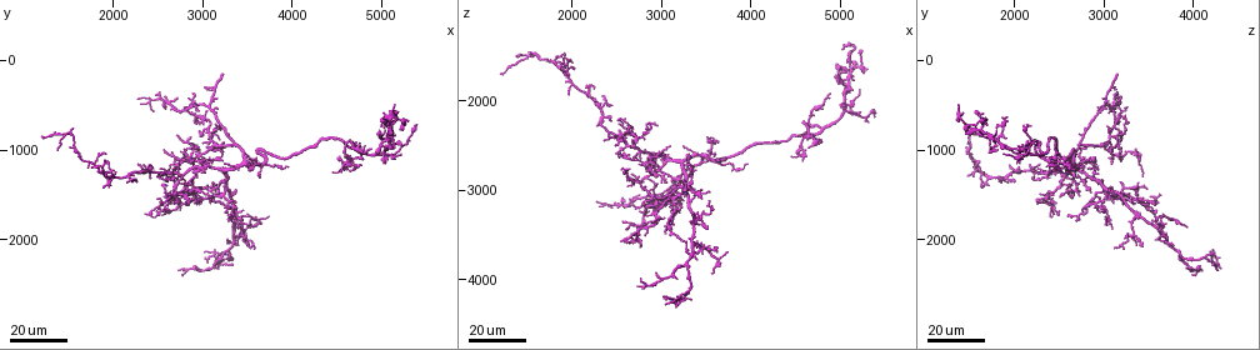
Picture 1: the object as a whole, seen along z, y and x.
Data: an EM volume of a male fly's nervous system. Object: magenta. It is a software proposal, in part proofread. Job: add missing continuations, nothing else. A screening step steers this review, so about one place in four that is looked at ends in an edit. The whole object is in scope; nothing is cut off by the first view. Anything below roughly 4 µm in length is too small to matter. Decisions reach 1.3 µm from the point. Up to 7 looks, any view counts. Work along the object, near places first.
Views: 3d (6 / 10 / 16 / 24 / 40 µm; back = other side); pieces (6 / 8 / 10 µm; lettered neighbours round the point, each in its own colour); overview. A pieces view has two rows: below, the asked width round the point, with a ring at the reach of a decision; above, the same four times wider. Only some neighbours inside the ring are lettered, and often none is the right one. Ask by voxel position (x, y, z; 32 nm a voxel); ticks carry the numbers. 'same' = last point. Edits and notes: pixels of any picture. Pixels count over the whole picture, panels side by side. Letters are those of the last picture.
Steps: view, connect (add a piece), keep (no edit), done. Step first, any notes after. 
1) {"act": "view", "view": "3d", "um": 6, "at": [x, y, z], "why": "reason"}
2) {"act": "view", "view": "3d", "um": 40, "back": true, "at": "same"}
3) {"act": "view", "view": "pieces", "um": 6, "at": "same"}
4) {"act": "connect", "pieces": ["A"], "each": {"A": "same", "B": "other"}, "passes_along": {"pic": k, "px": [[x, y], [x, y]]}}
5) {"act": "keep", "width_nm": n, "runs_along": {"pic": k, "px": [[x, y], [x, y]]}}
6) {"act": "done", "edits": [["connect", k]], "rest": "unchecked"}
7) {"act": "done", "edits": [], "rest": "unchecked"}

{"act": "view", "view": "3d", "um": 24, "at": [2950, 2350, 3950]}

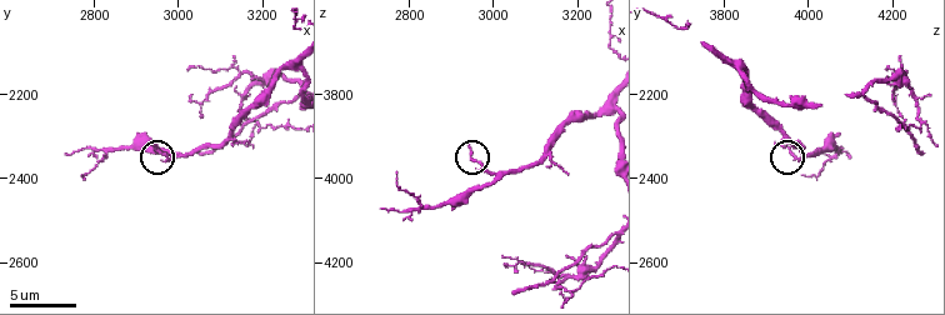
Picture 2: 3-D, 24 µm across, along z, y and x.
{"act": "view", "view": "pieces", "um": 6, "at": [2945, 2325, 3925]}

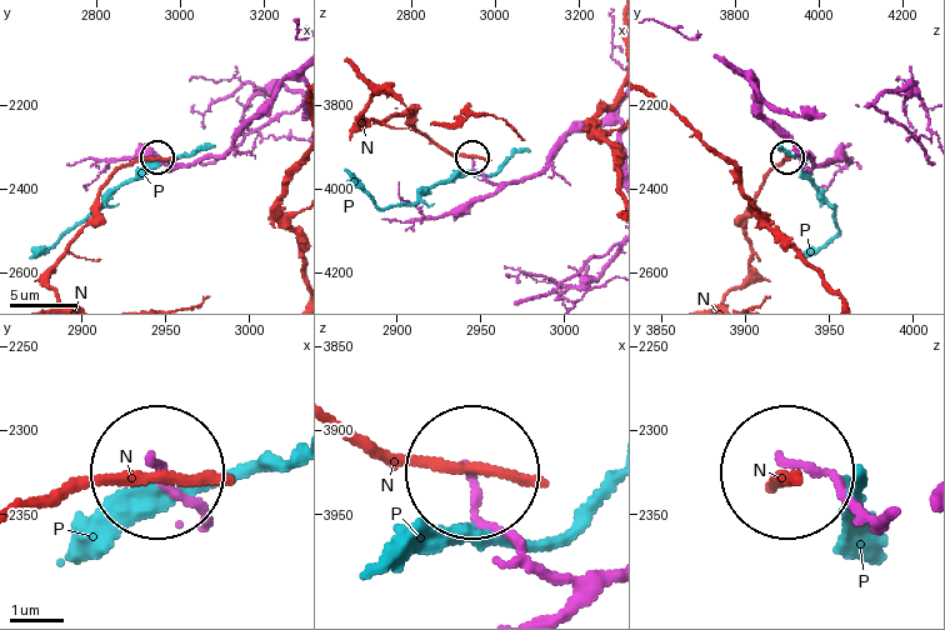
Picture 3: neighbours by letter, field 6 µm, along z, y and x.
{"act": "keep", "each": {"N": "other", "P": "other"}, "runs_along": {"pic": 3, "px": [[598, 573], [558, 581], [531, 568], [481, 514], [478, 478]]}, "found": "none of them fits"}

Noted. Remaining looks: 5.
{"act": "view", "view": "3d", "um": 16, "at": [2750, 850, 3200], "why": "an open end"}

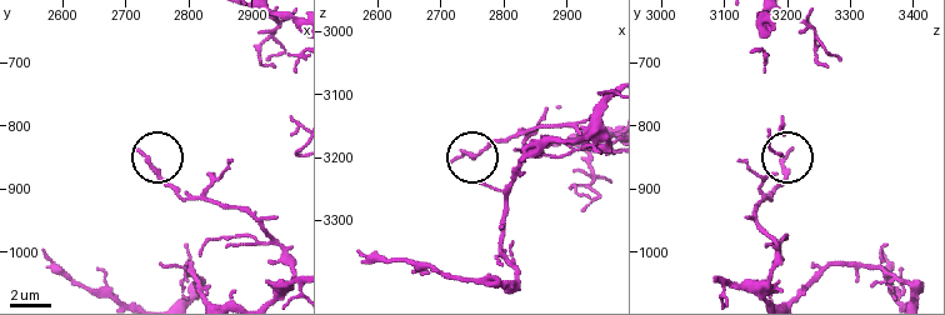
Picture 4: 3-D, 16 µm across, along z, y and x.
{"act": "view", "view": "pieces", "um": 6, "at": [2715, 835, 3205]}

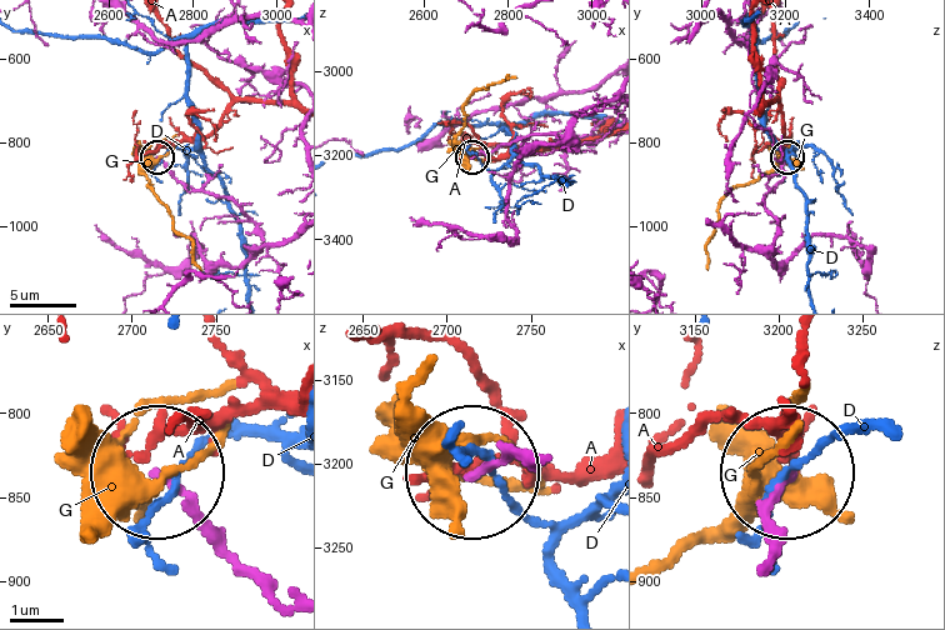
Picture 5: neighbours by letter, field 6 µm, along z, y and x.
{"act": "keep", "width_nm": 120, "each": {"A": "other", "D": "other", "G": "other"}, "runs_along": {"pic": 5, "px": [[541, 460], [478, 469]]}, "found": "no lettered piece goes on from it"}

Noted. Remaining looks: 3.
{"act": "view", "view": "3d", "um": 16, "at": [3250, 150, 3150], "why": "branch stops here"}

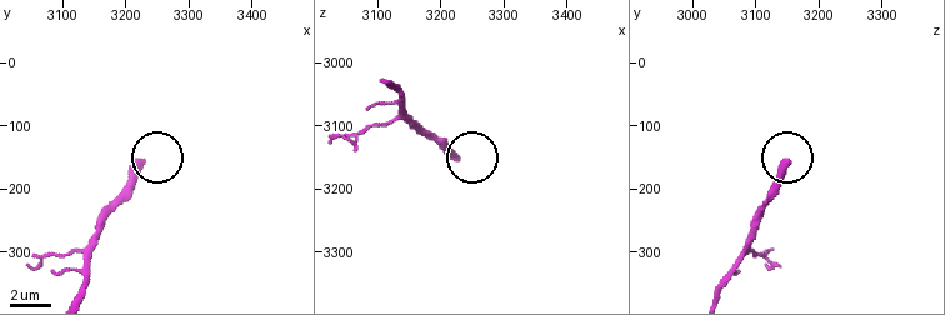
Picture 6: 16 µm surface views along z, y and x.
{"act": "view", "view": "3d", "um": 6, "at": [3220, 155, 3150]}

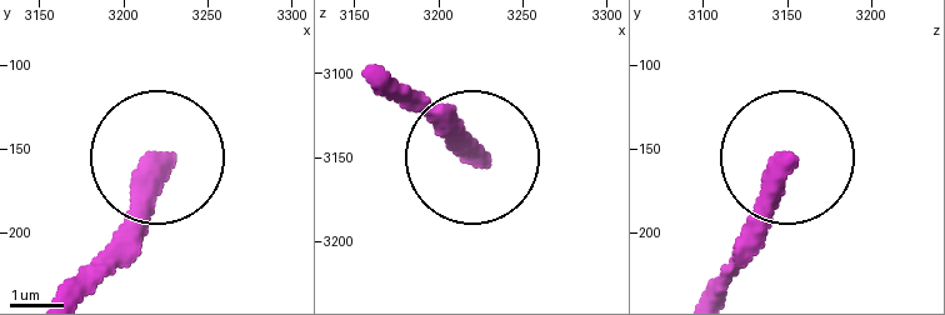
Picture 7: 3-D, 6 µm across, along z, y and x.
{"act": "view", "view": "pieces", "um": 6, "at": [3224, 160, 3150]}

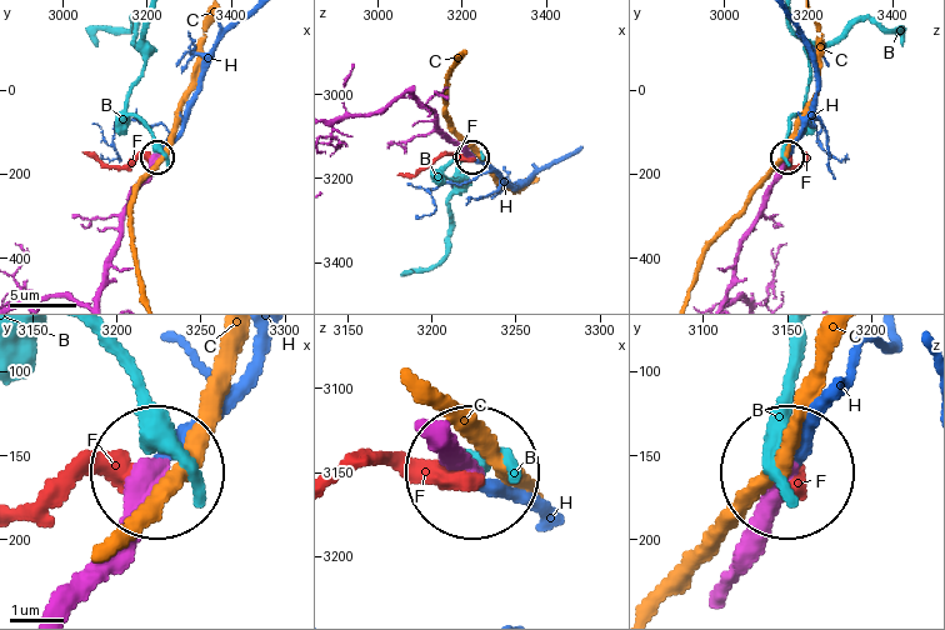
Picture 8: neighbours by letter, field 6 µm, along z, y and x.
{"act": "connect", "pieces": ["H"], "width_nm": 390, "each": {"B": "other", "C": "other", "F": "other", "H": "same"}, "passes_along": {"pic": 8, "px": [[733, 556], [828, 395]]}, "found": "it goes on there"}

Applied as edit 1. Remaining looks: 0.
{"act": "done", "edits": [["connect", 8]], "rest": "unchecked"}

